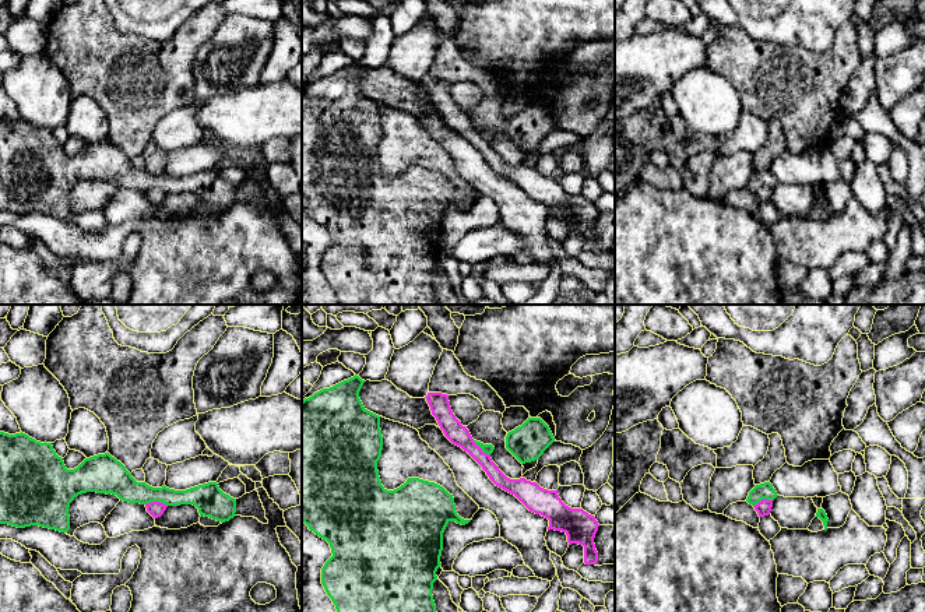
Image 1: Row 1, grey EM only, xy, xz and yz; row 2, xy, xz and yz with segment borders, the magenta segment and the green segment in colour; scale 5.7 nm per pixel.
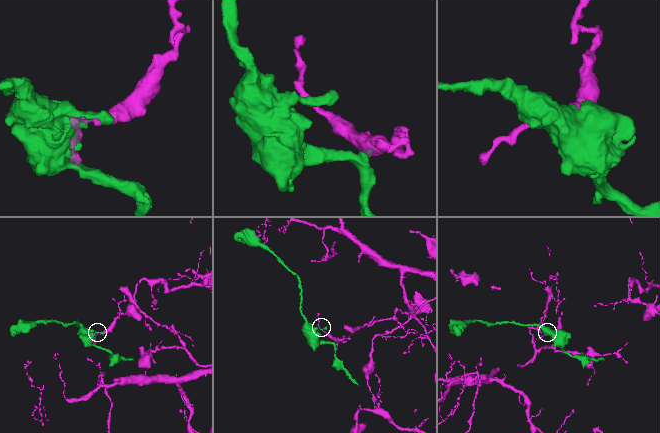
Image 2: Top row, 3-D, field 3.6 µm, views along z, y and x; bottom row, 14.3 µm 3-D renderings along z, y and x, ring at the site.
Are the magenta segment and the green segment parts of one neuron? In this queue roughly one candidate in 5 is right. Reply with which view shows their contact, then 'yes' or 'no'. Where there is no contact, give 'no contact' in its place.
meets magenta in xy; no

